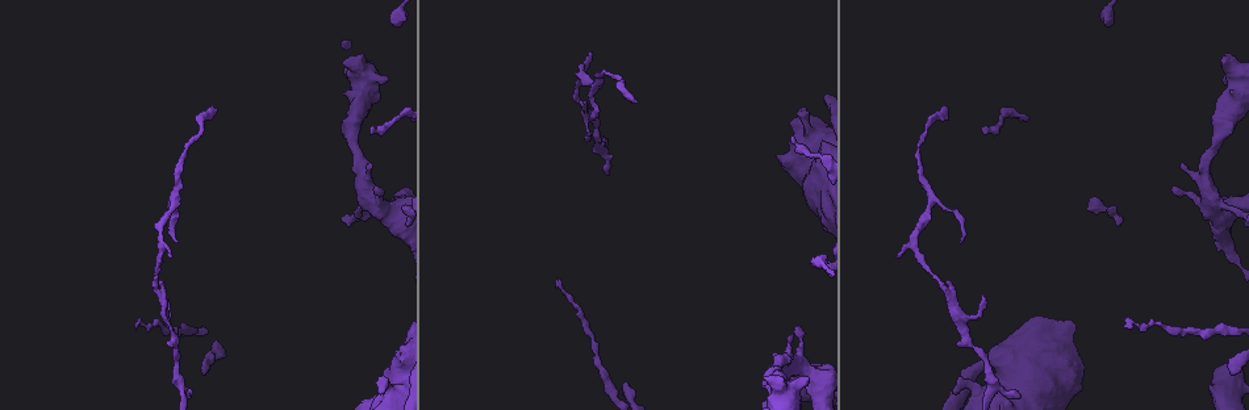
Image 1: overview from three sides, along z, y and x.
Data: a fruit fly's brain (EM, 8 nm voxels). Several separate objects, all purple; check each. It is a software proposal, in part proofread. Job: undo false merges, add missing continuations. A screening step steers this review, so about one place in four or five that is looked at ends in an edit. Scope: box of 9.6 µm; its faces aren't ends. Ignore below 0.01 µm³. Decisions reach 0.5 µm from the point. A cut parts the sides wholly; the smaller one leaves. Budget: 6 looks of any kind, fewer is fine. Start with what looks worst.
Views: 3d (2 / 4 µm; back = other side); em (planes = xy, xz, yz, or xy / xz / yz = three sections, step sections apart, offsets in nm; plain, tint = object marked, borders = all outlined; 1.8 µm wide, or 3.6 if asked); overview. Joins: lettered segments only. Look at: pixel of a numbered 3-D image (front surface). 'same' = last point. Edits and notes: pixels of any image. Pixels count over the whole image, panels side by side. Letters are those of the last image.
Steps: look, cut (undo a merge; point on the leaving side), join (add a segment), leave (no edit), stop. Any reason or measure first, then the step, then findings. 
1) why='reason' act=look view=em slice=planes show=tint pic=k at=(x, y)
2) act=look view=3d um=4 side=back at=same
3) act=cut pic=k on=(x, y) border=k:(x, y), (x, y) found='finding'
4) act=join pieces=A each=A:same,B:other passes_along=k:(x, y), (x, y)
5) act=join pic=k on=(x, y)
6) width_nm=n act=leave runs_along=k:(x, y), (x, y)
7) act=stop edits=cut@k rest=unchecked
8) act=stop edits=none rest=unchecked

why='free end' act=look view=em slice=planes show=borders pic=1 at=(957, 389)

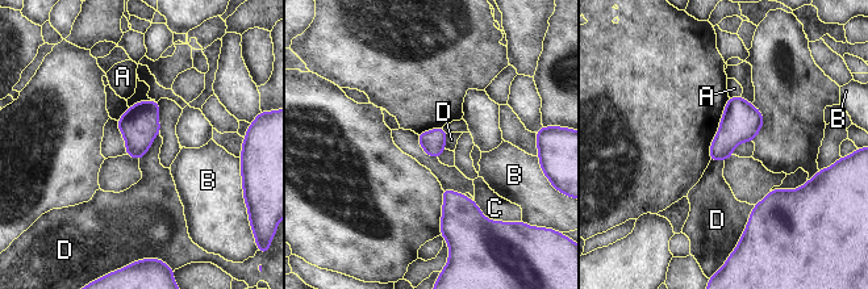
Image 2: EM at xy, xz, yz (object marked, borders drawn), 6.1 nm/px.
act=leave each=A:other,B:other,C:other,D:other border=2:(754, 205), (748, 223), (742, 234) found='no lettered segment goes on from it'

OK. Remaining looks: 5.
why='branch stops here' act=look view=em slice=planes show=tint pic=1 at=(791, 334)

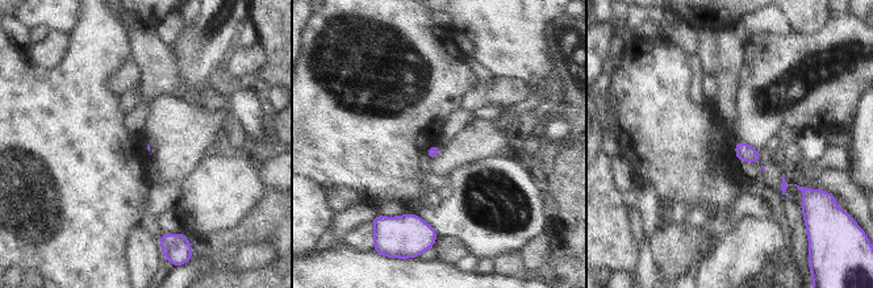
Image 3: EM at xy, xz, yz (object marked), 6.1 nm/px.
why='see the neighbours' act=look view=em slice=planes show=borders at=same

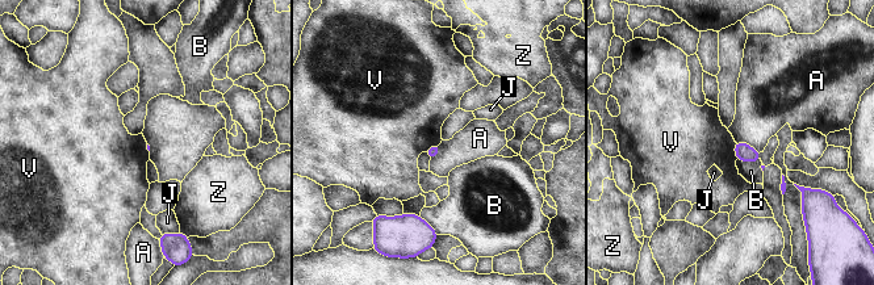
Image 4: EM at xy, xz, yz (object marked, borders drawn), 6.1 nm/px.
longest_contact=A:170nm act=leave each=A:other,B:other,J:other,V:other,Z:other found='none of them fits'

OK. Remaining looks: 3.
act=look view=3d um=2 pic=1 at=(945, 108)

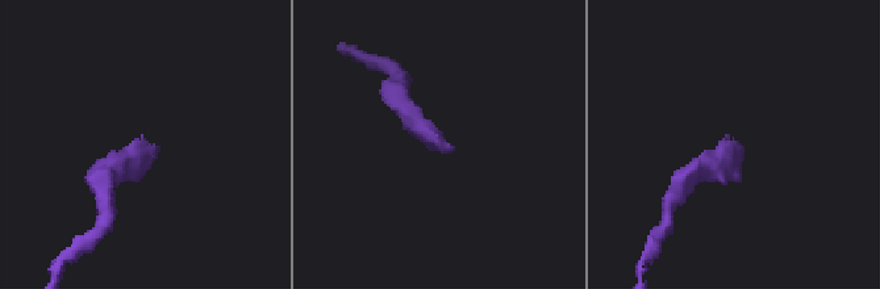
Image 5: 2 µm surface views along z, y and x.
why='now the EM' act=look view=em slice=planes show=borders pic=5 at=(149, 149)

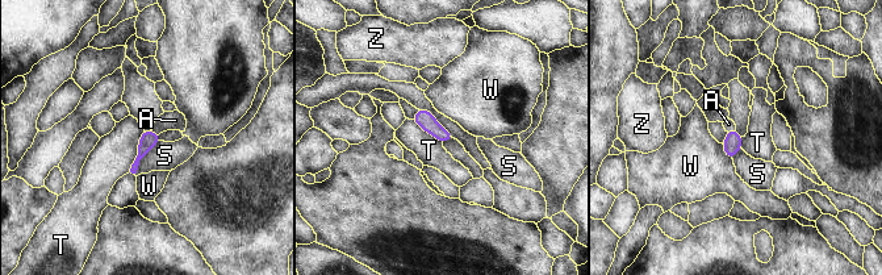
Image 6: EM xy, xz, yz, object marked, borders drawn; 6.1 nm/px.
width_nm=100 act=join pieces=A each=A:same,S:other,T:other,W:other,Z:other passes_along=6:(732, 144), (731, 130), (728, 124) found='the neuron continues'

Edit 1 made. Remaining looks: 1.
act=stop edits=join@6 rest=unchecked

